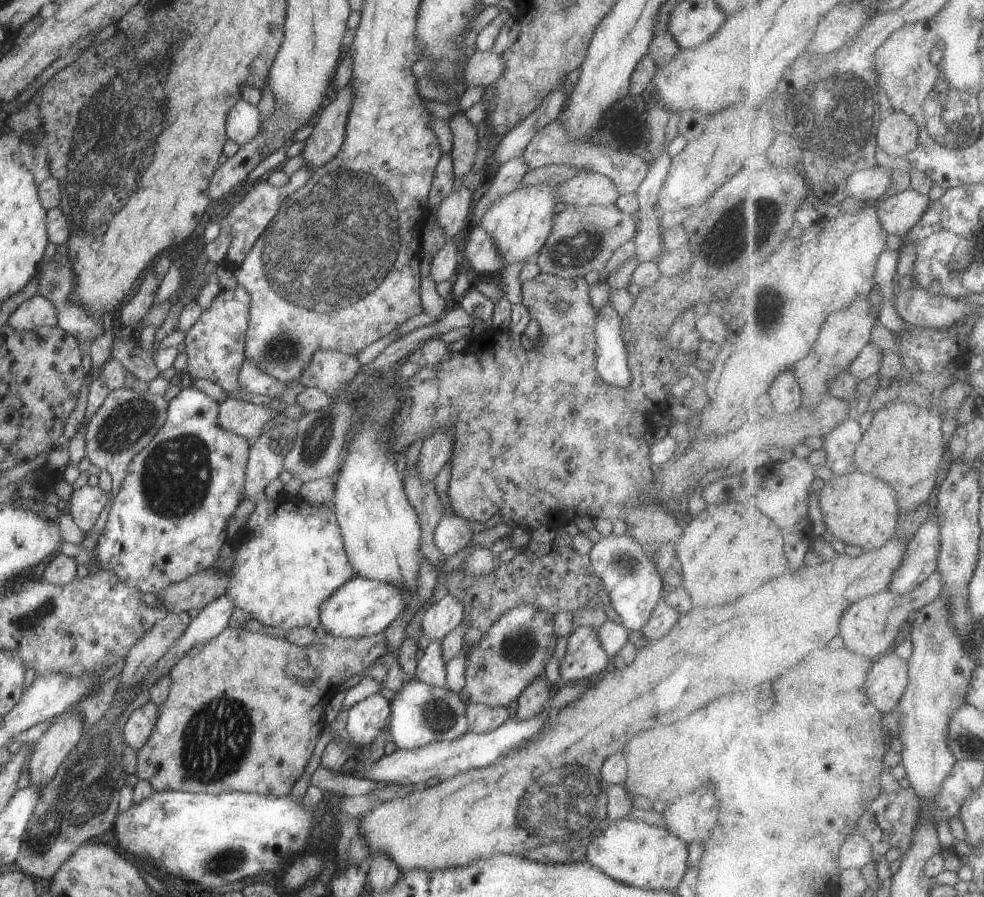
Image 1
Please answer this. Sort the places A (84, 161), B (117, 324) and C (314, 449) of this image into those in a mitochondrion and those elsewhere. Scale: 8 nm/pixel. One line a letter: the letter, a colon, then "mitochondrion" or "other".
A: mitochondrion
B: other
C: mitochondrion

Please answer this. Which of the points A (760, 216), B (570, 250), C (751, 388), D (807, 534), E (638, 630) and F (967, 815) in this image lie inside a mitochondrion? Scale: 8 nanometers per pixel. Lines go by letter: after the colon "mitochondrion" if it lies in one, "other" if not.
A: mitochondrion
B: mitochondrion
C: other
D: other
E: other
F: other

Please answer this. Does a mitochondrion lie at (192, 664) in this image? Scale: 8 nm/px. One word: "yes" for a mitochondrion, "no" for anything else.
no

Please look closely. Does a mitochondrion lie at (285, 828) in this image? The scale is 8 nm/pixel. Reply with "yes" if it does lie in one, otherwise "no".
no

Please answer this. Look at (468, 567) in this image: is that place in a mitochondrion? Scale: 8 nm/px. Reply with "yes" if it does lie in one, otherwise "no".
no

